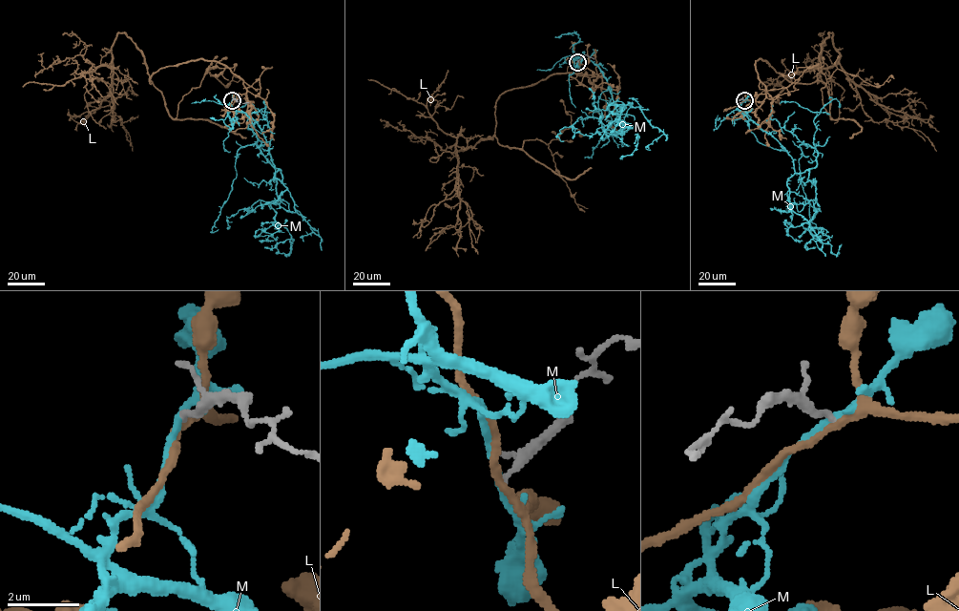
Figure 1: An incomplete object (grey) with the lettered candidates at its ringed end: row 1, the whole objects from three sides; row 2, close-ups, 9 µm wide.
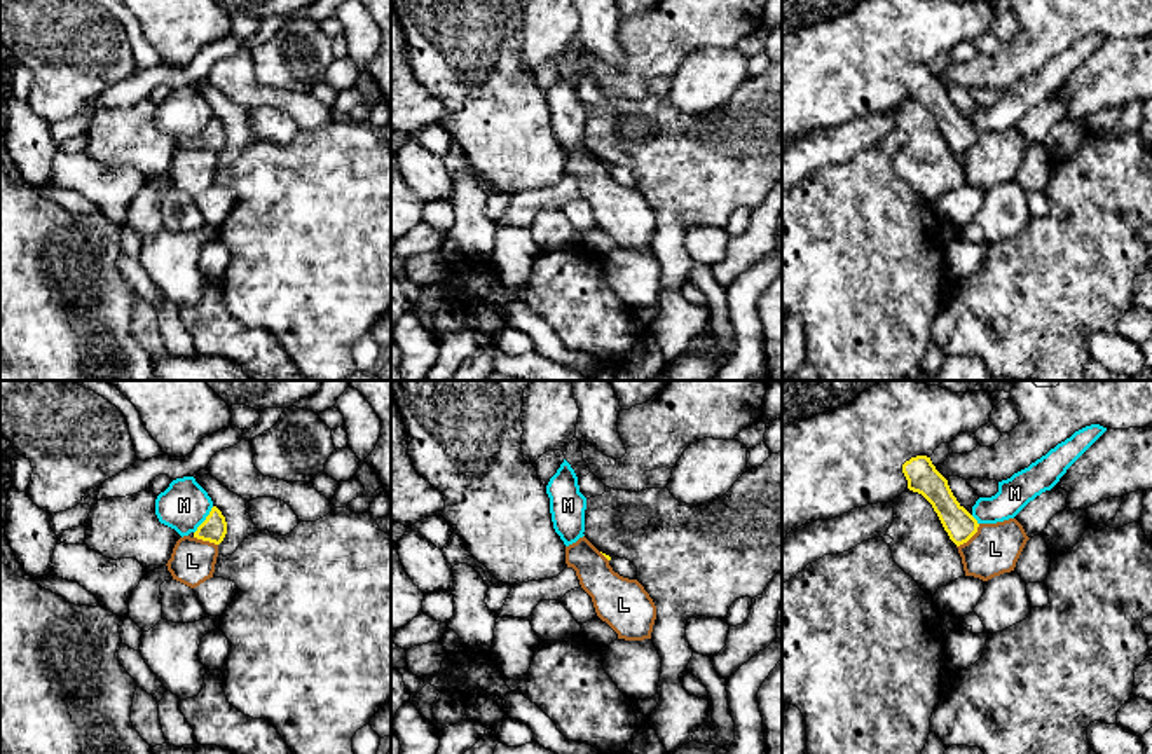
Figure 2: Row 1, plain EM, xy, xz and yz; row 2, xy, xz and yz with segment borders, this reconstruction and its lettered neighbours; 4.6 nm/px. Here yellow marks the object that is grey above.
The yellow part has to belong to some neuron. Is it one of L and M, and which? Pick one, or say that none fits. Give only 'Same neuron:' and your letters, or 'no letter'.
Same neuron: no letter

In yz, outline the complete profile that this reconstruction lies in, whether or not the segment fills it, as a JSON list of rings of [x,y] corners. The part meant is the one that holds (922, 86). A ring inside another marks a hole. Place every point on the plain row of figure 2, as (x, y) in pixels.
[[[916,65],[902,73],[908,98],[922,103],[937,122],[950,148],[960,155],[977,141],[977,129],[957,110],[948,89],[936,79],[930,66]]]

